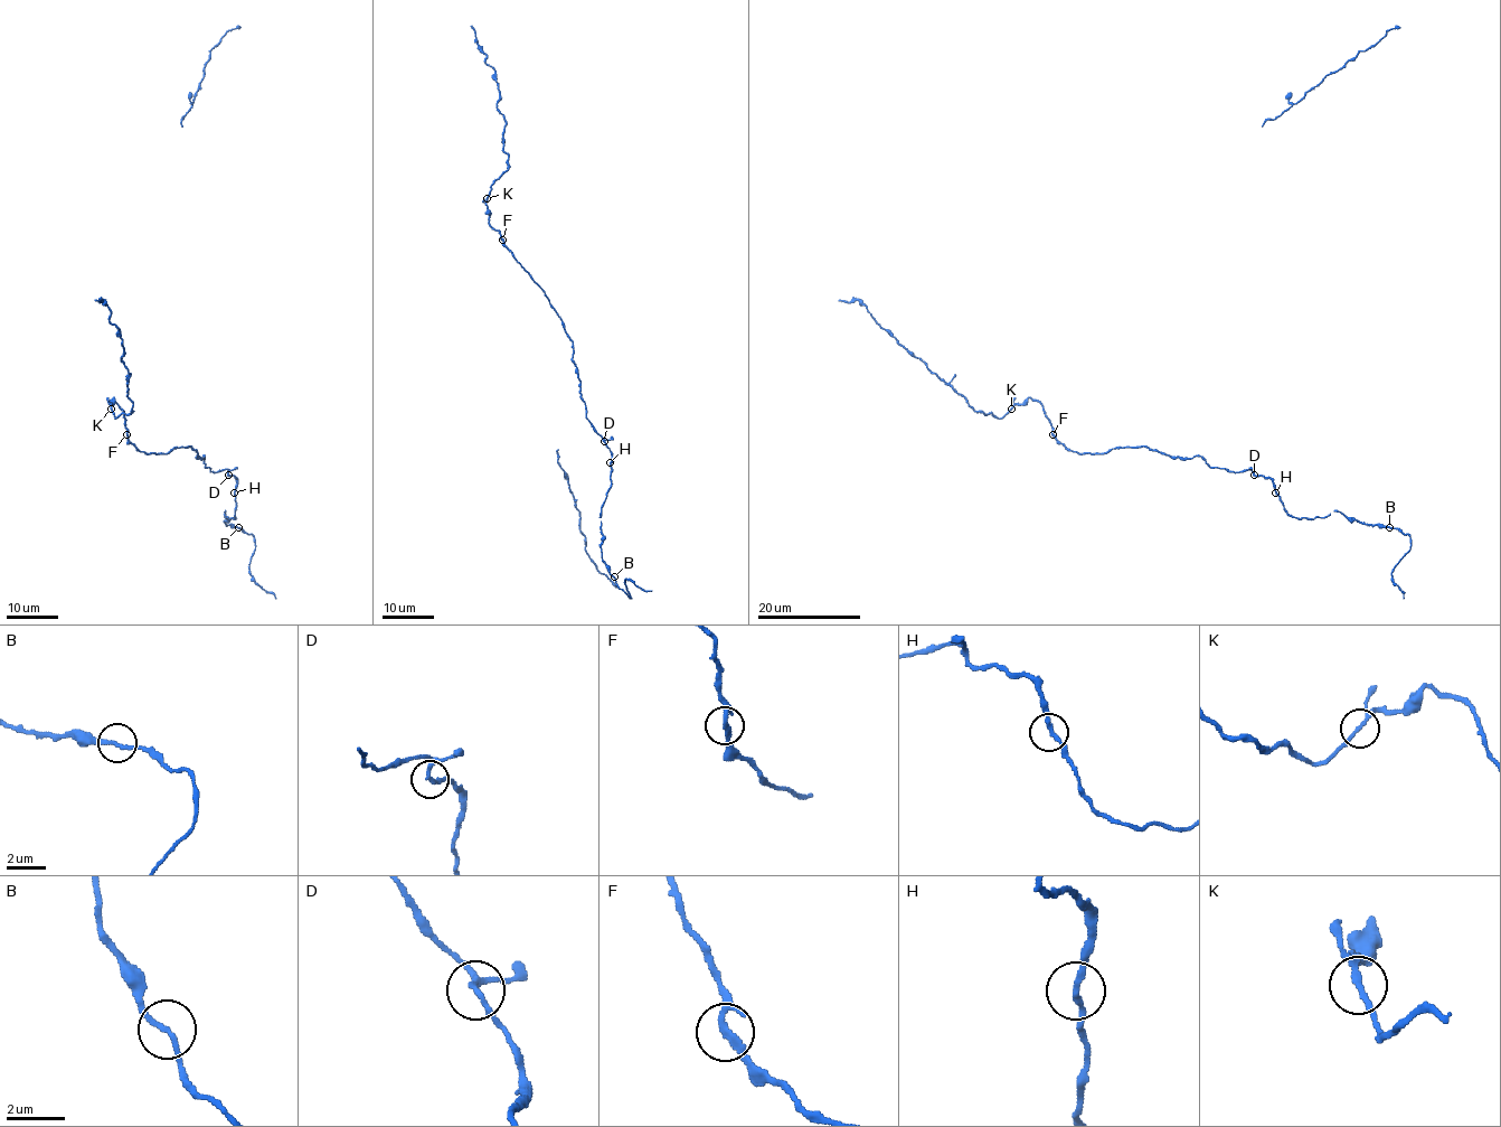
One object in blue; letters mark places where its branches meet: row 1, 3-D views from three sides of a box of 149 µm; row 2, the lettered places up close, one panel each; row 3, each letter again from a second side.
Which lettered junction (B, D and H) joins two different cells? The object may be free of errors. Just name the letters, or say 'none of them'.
none of them

